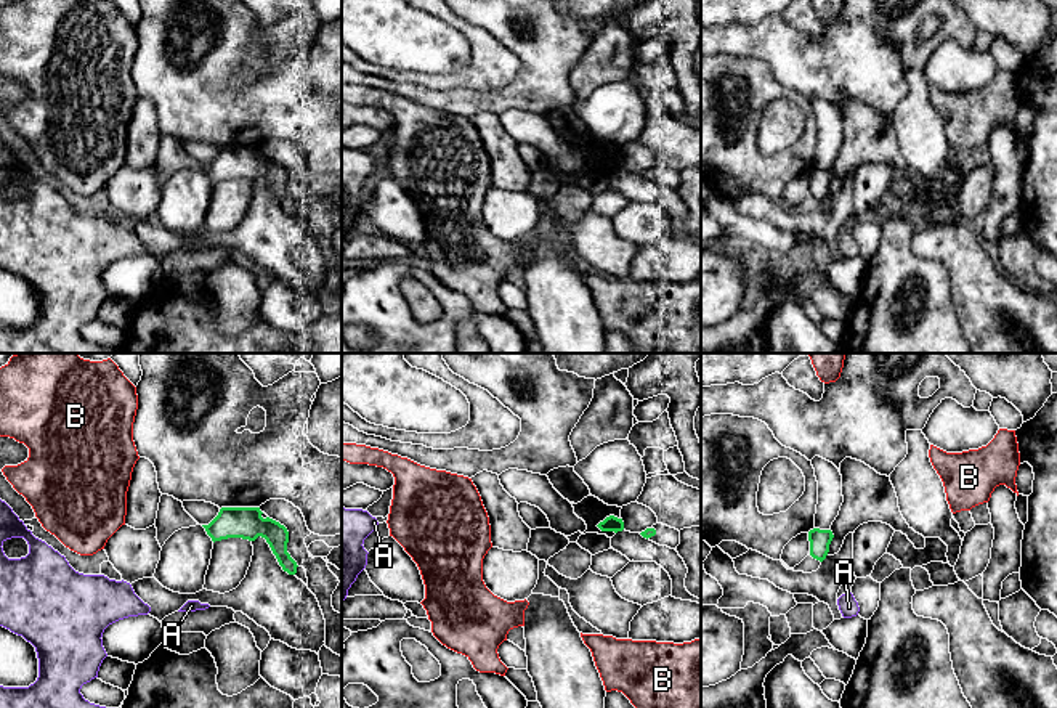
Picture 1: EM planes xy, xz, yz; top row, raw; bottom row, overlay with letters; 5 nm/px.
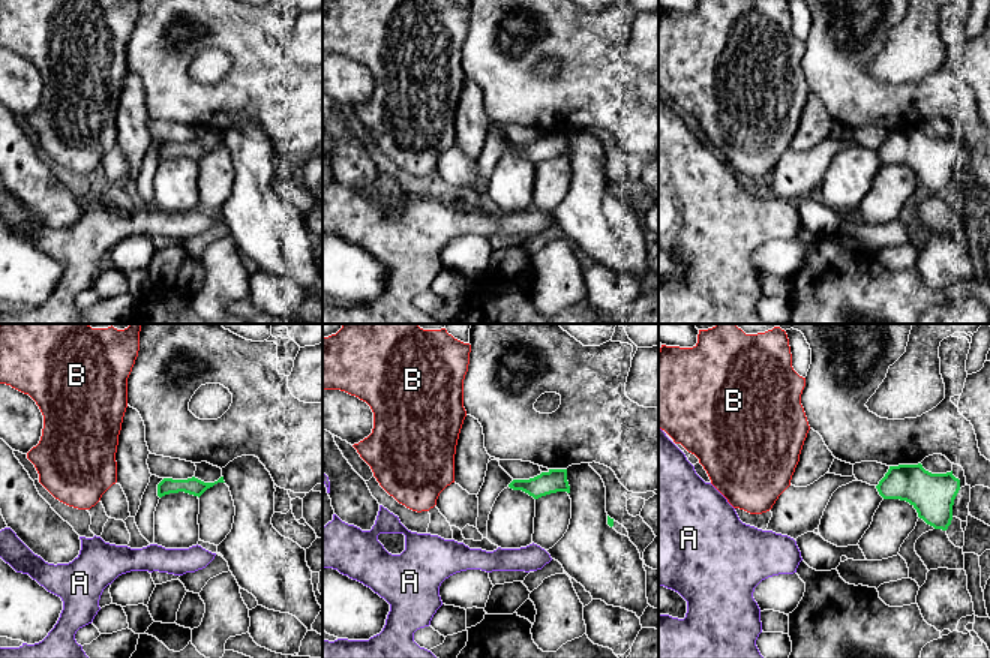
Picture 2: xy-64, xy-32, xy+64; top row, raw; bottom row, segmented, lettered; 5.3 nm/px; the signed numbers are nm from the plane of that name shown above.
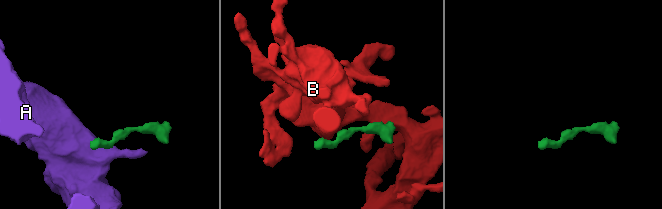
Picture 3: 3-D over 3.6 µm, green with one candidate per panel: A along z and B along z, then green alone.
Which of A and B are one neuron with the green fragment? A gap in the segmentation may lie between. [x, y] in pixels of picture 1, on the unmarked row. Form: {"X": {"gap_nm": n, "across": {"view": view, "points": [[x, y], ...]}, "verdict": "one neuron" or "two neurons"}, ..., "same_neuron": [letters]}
{"A": {"gap_nm": 200, "across": {"view": "yz", "points": [[822, 201], [842, 235]]}, "verdict": "two neurons"}, "B": {"gap_nm": 380, "across": {"view": "xy", "points": [[202, 166], [125, 154]]}, "verdict": "two neurons"}, "same_neuron": []}

